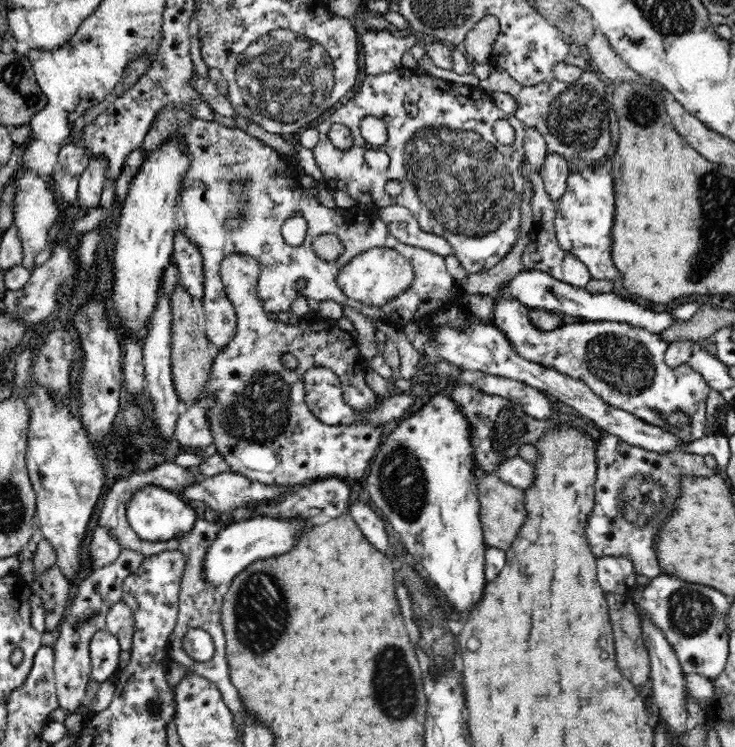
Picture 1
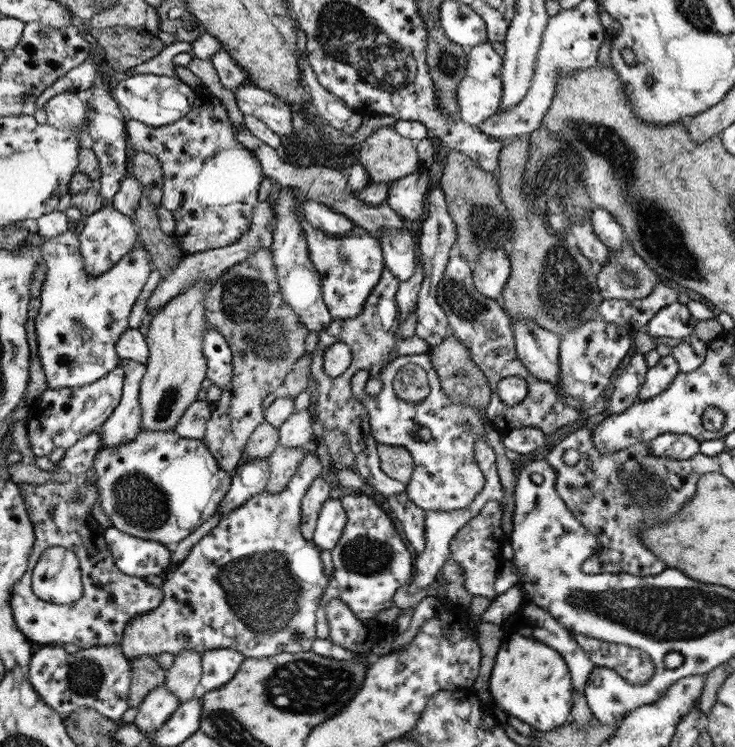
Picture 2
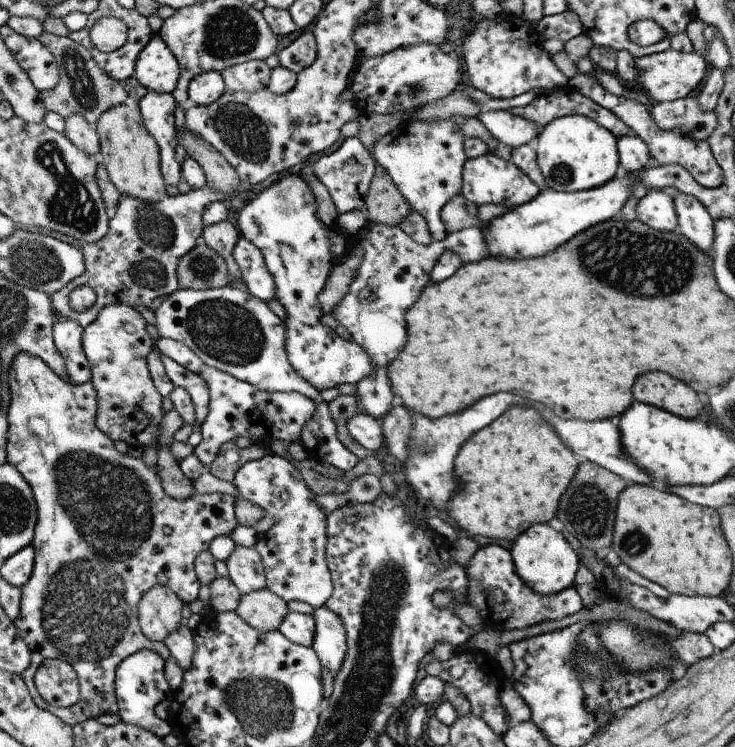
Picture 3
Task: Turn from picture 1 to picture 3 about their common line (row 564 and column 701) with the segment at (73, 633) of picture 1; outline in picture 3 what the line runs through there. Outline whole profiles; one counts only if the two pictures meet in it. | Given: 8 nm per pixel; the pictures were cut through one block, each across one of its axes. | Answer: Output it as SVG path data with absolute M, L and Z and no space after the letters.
M697 96L658 103L652 108L652 118L661 129L684 127L687 135L706 141L716 128L717 116L714 111L705 111Z

